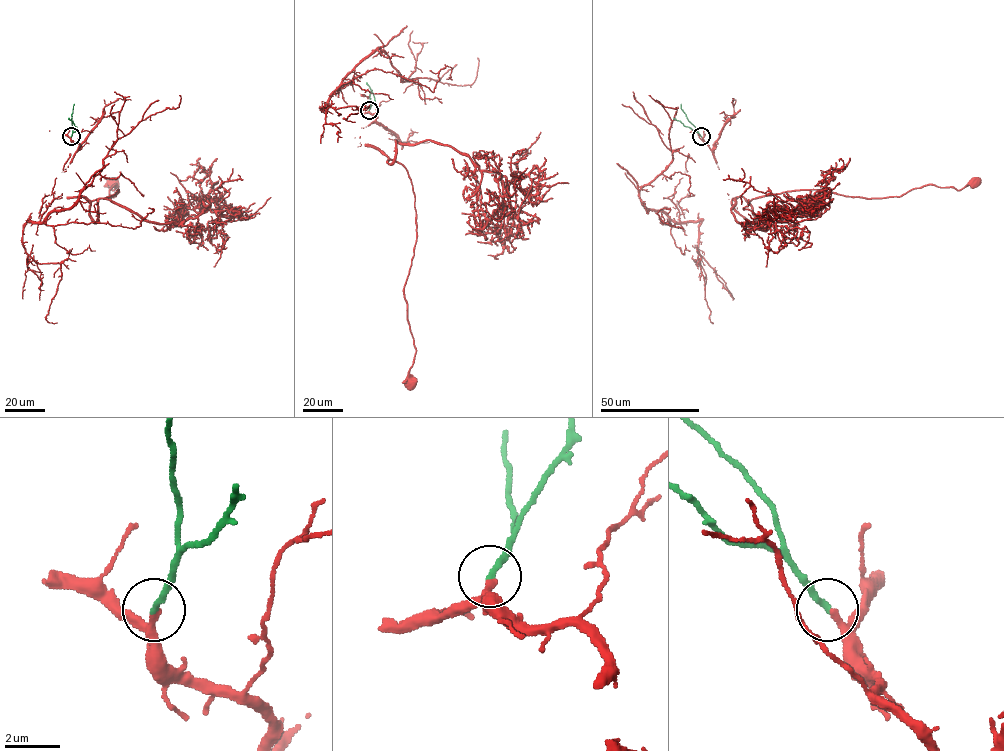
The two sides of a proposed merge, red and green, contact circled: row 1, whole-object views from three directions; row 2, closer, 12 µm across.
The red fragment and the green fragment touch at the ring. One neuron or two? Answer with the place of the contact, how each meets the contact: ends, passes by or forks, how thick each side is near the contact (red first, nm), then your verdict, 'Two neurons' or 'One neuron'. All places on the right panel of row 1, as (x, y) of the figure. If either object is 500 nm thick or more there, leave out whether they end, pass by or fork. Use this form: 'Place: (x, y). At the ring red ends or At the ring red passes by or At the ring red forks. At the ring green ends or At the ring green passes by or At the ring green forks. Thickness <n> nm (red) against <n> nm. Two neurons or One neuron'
Place: (701, 136). At the ring red passes by. At the ring green ends. Thickness 220 nm (red) against 220 nm. One neuron

